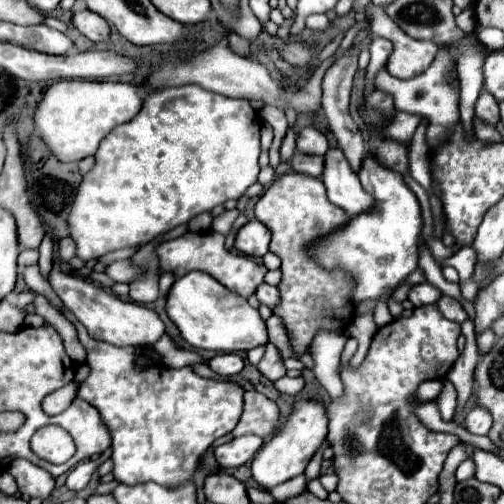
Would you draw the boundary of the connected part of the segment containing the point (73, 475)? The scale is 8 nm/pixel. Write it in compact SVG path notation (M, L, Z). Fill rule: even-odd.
M98 458L97 461L87 461L87 463L79 463L69 475L67 475L67 487L71 491L81 491L87 487L93 471L99 467L99 463L103 463L102 458Z

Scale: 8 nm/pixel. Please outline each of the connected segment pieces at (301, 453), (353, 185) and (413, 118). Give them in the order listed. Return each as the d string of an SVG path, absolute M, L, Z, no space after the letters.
M307 399L307 401L295 401L291 415L287 421L273 433L269 441L263 443L263 447L257 451L257 455L251 461L251 473L253 479L265 487L273 489L279 483L285 483L297 475L301 475L309 463L309 459L321 449L321 445L327 439L327 407L321 401Z
M329 149L325 153L325 171L321 181L327 189L329 201L349 215L357 215L373 205L373 197L363 191L359 177L351 171L341 149Z
M395 111L397 115L393 117L393 125L387 125L385 127L385 135L389 135L389 129L391 129L391 135L389 139L395 139L399 143L409 143L417 125L421 123L421 115L409 115L409 113L401 113L401 111Z

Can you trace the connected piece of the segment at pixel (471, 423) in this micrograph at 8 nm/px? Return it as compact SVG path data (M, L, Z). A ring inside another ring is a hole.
M475 407L467 415L467 431L473 435L487 435L491 431L491 425L493 417L489 415L489 411L485 411L485 407Z

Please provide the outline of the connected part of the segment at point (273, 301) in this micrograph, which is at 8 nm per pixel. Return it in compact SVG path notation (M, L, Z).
M267 283L259 285L259 289L257 289L255 295L257 295L259 303L261 303L261 305L267 305L271 311L273 311L275 305L279 303L279 289L277 289L277 287L271 287L271 285L267 285Z

